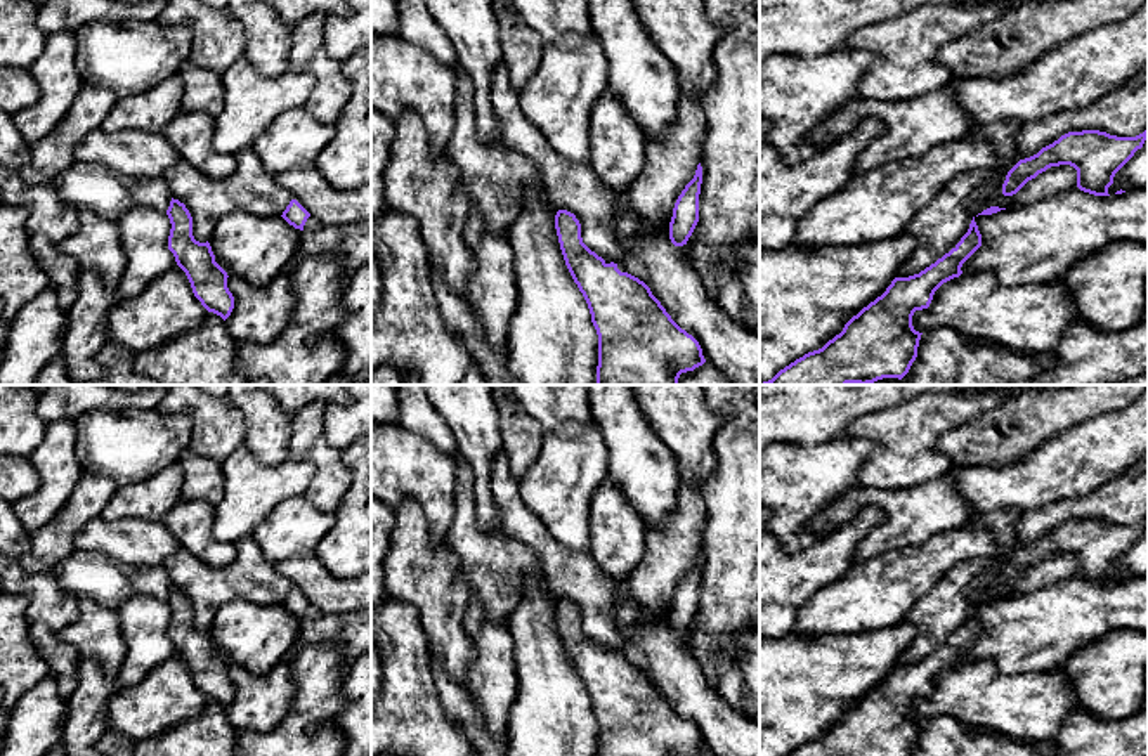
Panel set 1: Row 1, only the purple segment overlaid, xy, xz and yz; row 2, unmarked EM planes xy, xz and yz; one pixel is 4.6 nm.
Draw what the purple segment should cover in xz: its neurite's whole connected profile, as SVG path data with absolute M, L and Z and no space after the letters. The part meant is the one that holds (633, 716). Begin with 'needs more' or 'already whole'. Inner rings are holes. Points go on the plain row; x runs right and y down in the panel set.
already whole; M558 598L555 617L565 654L588 692L598 723L597 756L699 756L706 751L699 730L671 707L643 669L621 661L614 650L607 652L583 631L574 602Z

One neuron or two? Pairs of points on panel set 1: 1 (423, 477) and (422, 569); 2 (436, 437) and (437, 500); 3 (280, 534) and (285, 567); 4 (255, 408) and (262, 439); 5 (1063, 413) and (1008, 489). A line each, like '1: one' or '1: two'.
1: two
2: two
3: two
4: one
5: two

